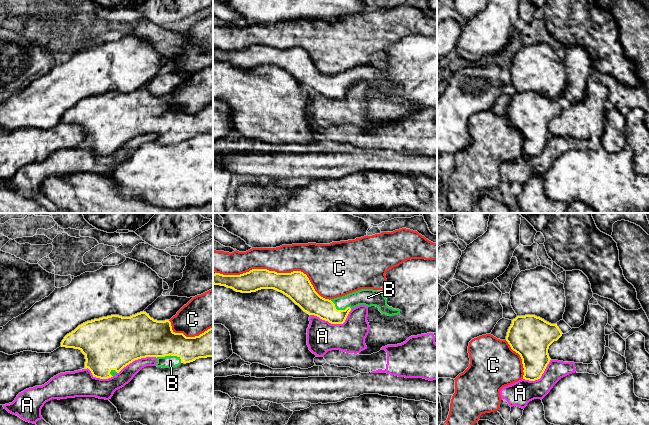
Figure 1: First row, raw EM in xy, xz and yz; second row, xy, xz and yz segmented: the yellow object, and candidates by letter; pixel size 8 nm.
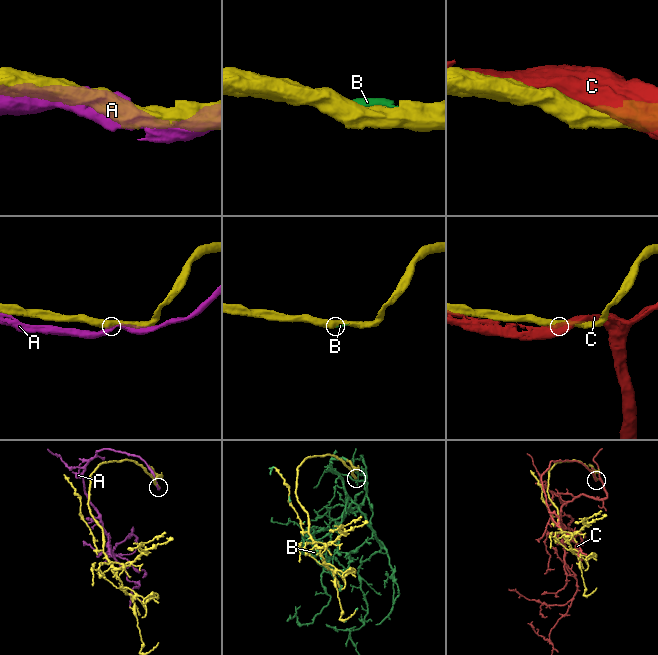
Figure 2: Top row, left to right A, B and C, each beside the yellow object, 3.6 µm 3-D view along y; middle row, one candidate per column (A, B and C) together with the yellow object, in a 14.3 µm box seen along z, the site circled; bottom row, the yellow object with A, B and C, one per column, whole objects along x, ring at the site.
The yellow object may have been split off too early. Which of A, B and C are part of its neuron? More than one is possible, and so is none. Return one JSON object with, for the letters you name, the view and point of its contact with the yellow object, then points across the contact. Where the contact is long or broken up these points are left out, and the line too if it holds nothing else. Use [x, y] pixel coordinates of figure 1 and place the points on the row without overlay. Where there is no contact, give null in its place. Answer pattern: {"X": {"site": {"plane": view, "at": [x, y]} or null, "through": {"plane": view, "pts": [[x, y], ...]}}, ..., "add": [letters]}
{"B": {"site": {"plane": "xy", "at": [170, 130]}}, "add": ["B"]}

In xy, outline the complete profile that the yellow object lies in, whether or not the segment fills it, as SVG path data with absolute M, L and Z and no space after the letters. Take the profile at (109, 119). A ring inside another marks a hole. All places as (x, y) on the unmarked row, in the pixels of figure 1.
M144 87L130 93L111 91L79 101L64 113L61 123L79 125L85 131L84 145L88 144L93 153L108 155L141 134L156 133L155 142L174 144L181 139L213 133L213 103L199 112L186 113L183 109L175 109L169 96L154 96Z

